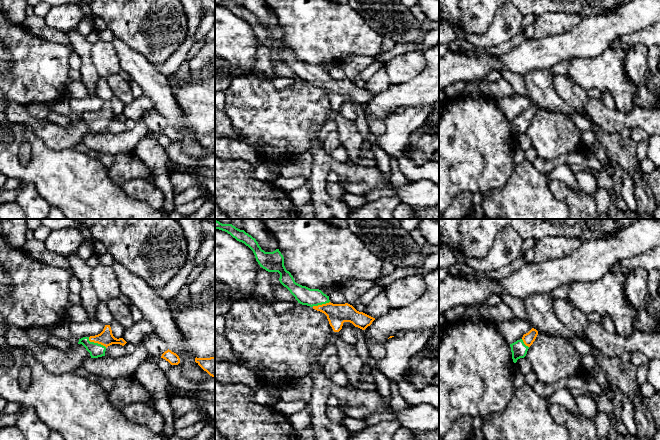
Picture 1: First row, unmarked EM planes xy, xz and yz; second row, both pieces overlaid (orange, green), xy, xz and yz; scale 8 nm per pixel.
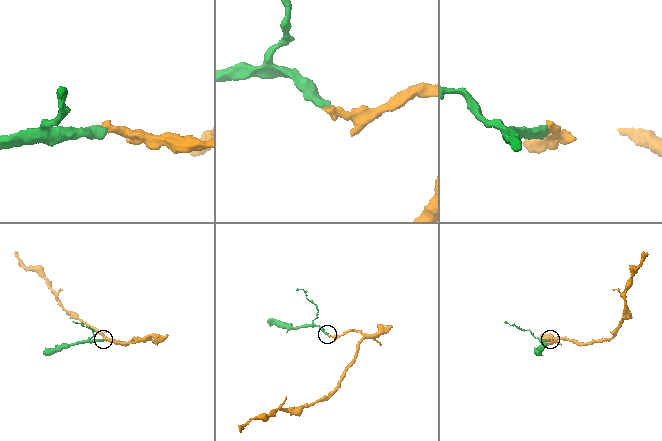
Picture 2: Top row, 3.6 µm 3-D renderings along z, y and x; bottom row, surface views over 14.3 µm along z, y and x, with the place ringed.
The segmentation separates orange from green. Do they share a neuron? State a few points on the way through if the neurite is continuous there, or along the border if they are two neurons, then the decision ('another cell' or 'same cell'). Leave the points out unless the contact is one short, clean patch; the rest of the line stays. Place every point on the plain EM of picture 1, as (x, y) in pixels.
way xy (105, 114), (96, 118), (96, 126); same cell

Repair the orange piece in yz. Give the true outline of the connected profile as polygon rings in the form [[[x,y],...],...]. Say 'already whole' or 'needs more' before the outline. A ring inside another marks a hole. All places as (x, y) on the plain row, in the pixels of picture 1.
needs more; [[[532,104],[528,109],[524,110],[520,116],[510,120],[514,139],[516,139],[518,135],[526,132],[529,123],[535,117],[537,111],[538,107]]]

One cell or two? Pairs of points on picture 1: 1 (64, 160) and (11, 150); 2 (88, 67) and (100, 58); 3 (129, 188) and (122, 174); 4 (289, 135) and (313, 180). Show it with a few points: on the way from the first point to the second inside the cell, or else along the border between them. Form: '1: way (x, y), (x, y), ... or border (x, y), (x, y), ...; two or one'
1: way (49, 165), (19, 165); one
2: border (91, 45), (91, 61), (100, 76); two
3: border (148, 180), (131, 179), (124, 181), (120, 185); two
4: border (317, 135), (308, 149); two

